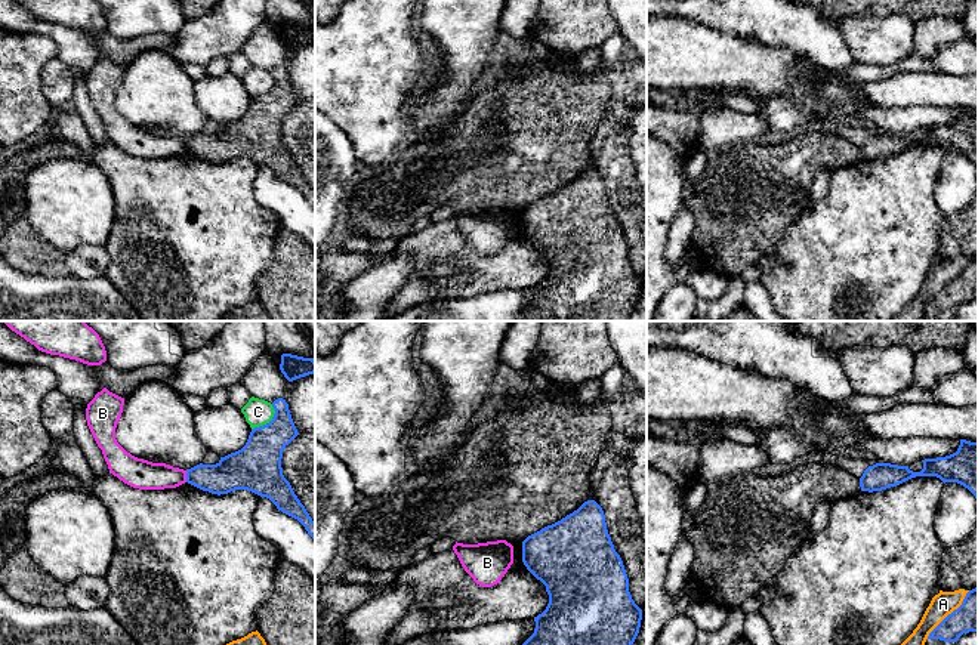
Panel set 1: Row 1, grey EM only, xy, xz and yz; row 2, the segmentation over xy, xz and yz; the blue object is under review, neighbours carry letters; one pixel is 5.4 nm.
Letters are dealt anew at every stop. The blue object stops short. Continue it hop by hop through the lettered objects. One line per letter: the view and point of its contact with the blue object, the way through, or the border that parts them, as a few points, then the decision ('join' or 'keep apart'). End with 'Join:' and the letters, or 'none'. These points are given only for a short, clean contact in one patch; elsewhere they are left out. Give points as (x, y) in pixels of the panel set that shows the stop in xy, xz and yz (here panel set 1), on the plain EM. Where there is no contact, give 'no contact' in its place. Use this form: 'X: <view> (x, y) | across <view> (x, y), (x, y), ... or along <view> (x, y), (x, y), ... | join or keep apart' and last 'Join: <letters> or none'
A: yz (949, 283) | keep apart
B: xy (187, 145) | along xy (185, 139), (187, 150) | keep apart
C: xy (270, 90) | keep apart
Join: none

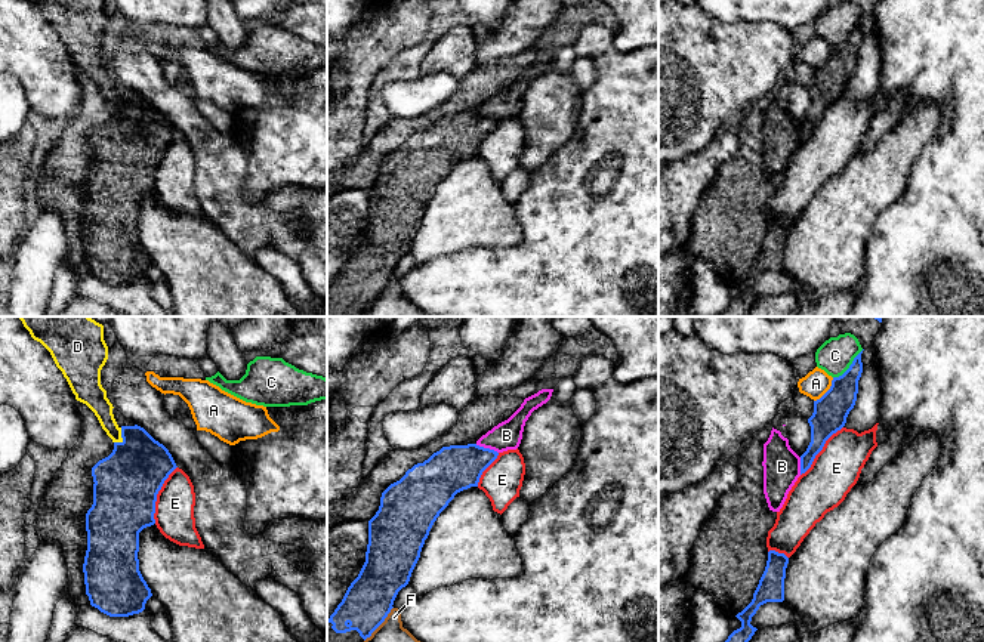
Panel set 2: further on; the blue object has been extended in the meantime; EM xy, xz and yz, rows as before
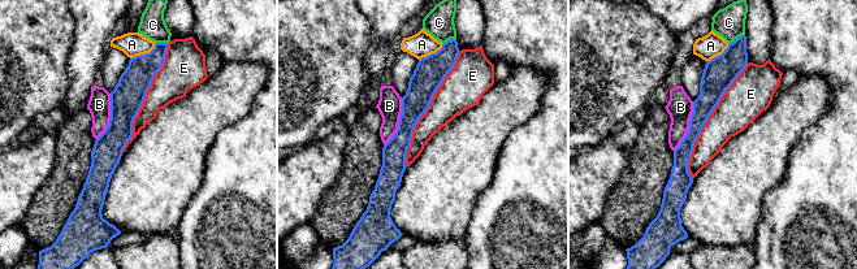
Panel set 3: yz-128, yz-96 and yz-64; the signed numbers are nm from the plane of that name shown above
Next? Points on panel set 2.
A: yz (827, 59) | keep apart
B: xz (487, 117) | along xz (475, 113), (493, 117), (497, 122) | keep apart
C: yz (850, 34) | keep apart
D: xy (122, 105) | along xy (122, 96), (122, 108), (114, 111) | keep apart
E: xy (157, 161) | keep apart
F: xz (381, 292) | keep apart
Join: none

